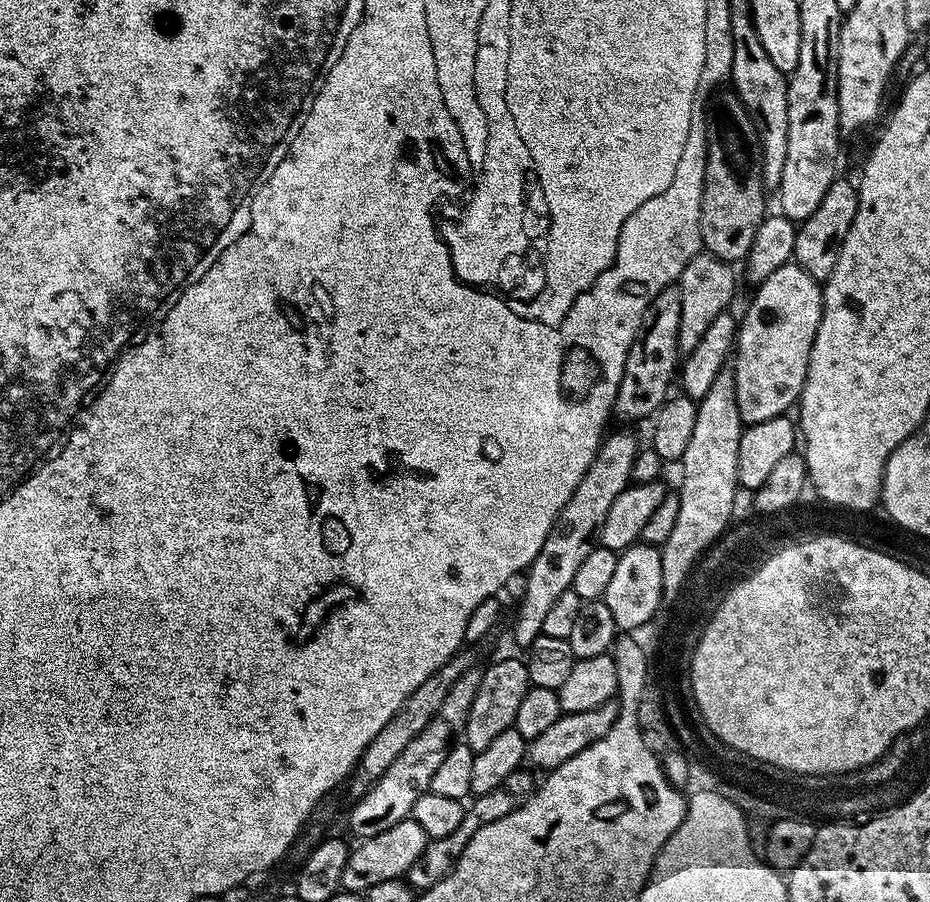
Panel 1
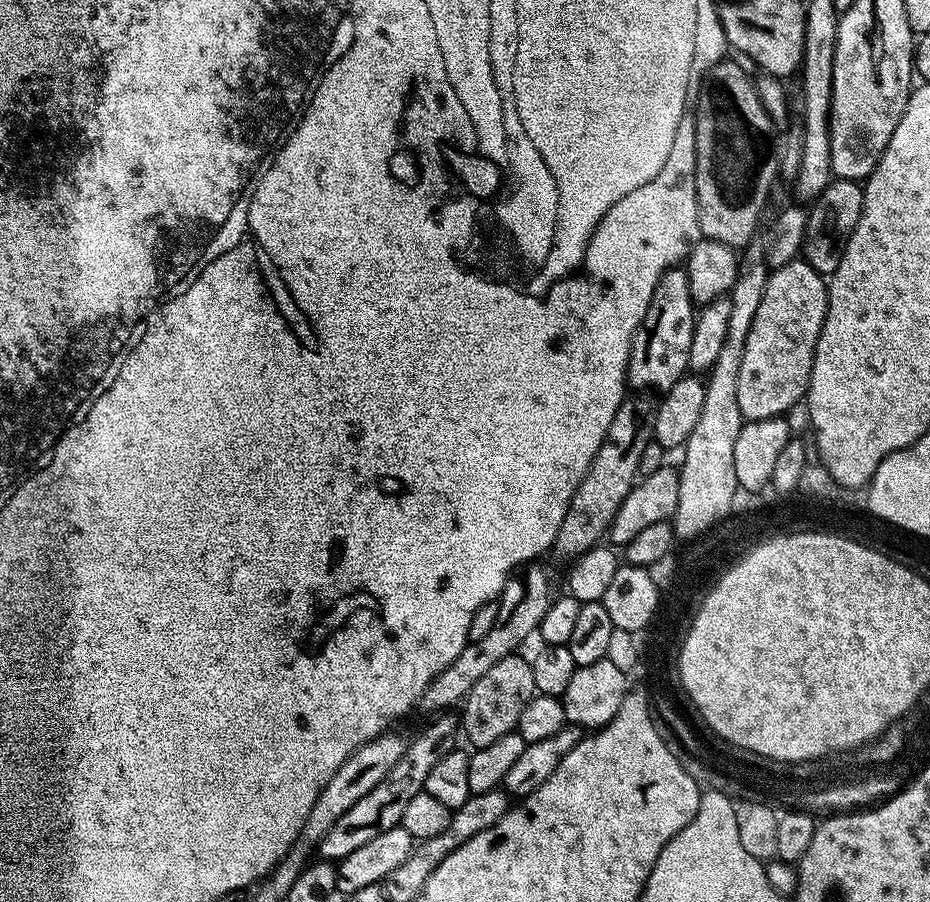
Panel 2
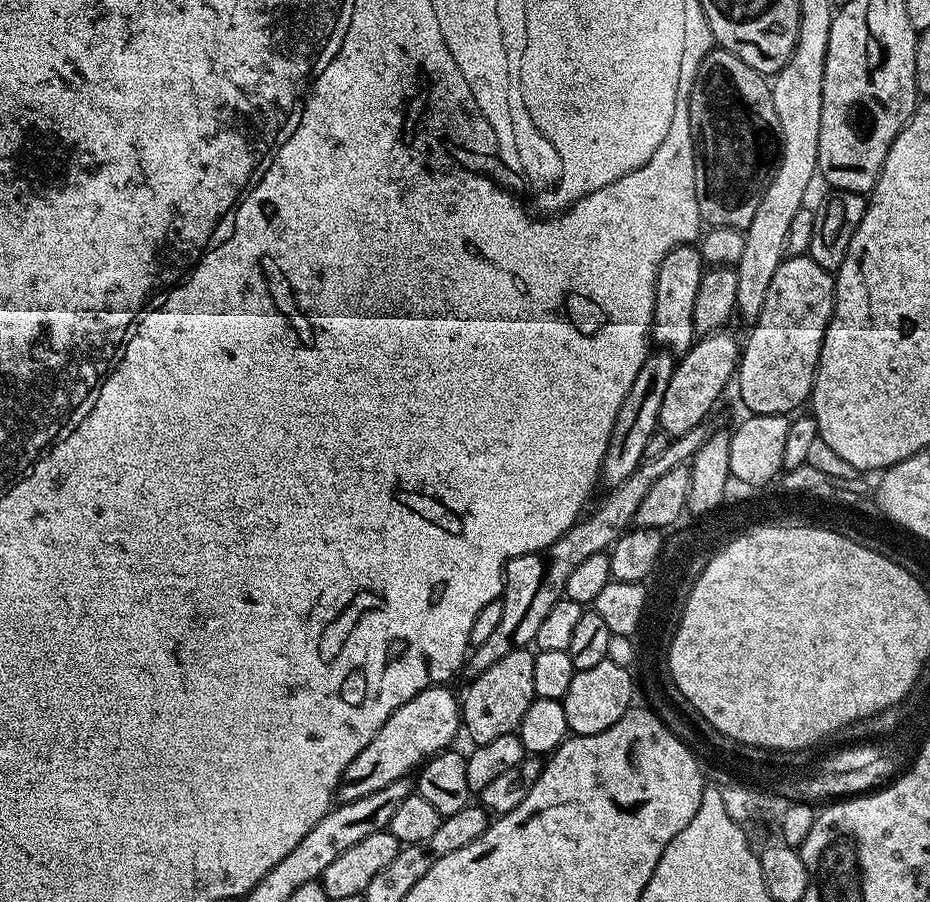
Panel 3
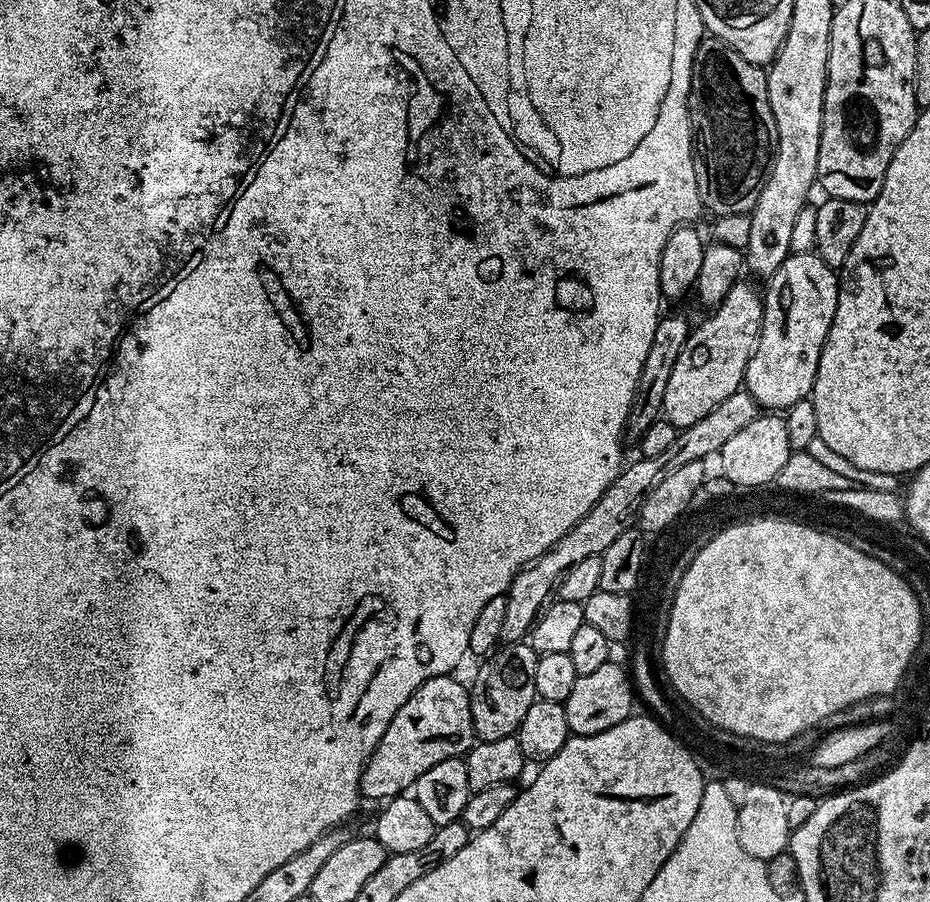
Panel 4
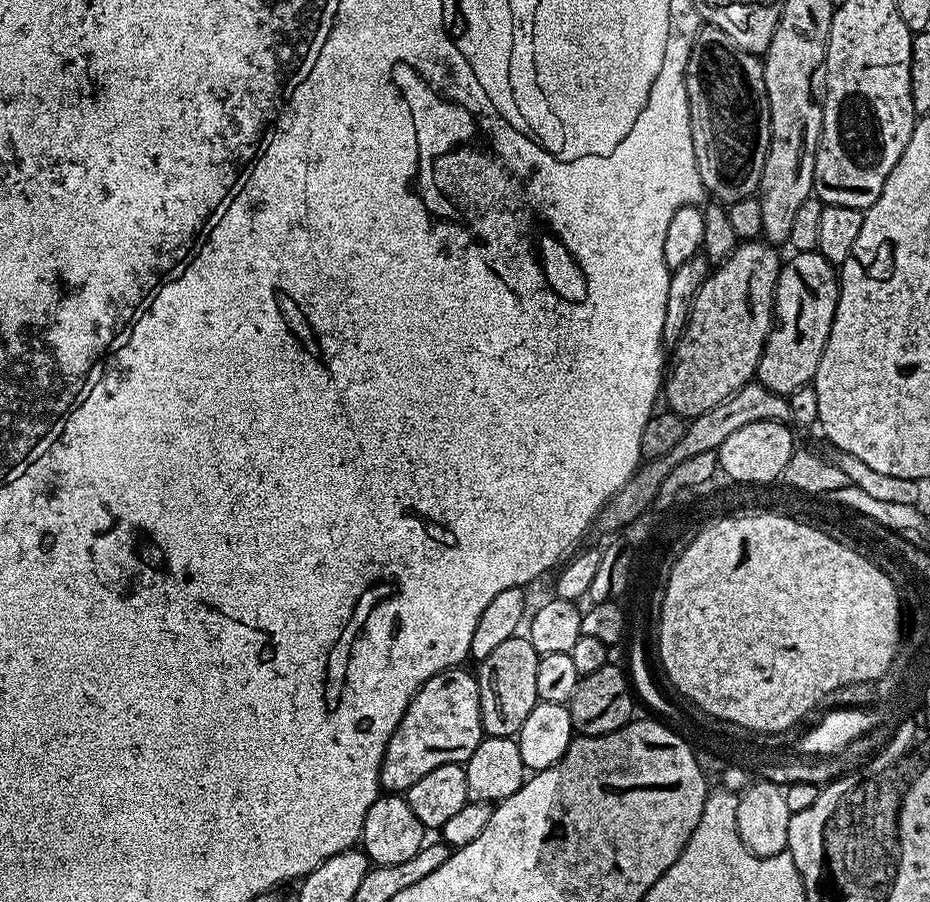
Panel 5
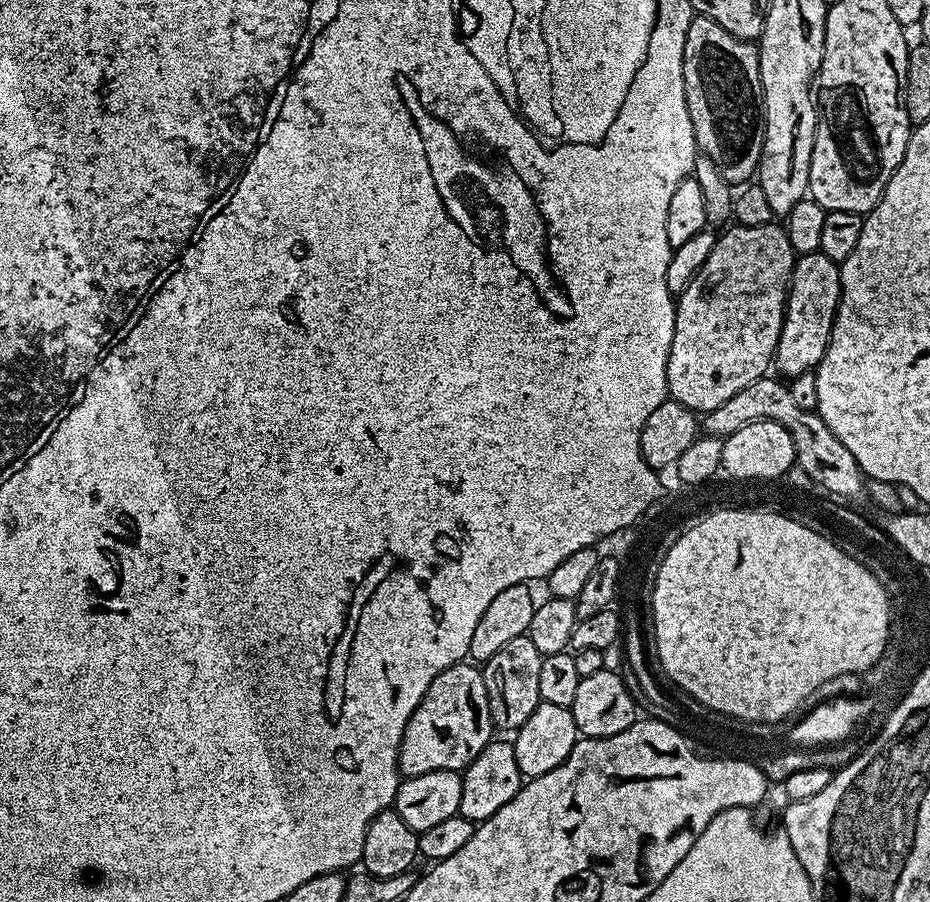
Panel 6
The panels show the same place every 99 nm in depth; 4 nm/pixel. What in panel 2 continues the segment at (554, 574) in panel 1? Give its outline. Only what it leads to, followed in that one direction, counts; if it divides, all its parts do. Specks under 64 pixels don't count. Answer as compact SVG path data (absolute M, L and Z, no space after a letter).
M625 399L620 409L613 412L610 430L606 430L606 438L598 454L594 454L594 462L590 462L578 490L574 490L574 498L570 498L562 526L558 526L554 545L558 559L571 562L605 539L608 527L614 522L614 514L618 514L618 506L622 506L626 494L630 494L638 479L639 459L647 444L654 440L653 426L653 409L647 408L640 400Z

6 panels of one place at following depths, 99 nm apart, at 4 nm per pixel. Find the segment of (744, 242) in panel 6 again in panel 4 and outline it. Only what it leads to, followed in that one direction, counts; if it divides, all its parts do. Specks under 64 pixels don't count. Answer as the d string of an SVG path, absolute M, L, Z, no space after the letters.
M737 282L722 298L722 302L707 313L700 325L691 329L682 354L670 373L670 383L662 397L662 416L679 430L694 426L706 418L714 406L722 406L730 394L741 391L746 366L760 340L760 327L764 321L764 302L761 289L752 284Z

